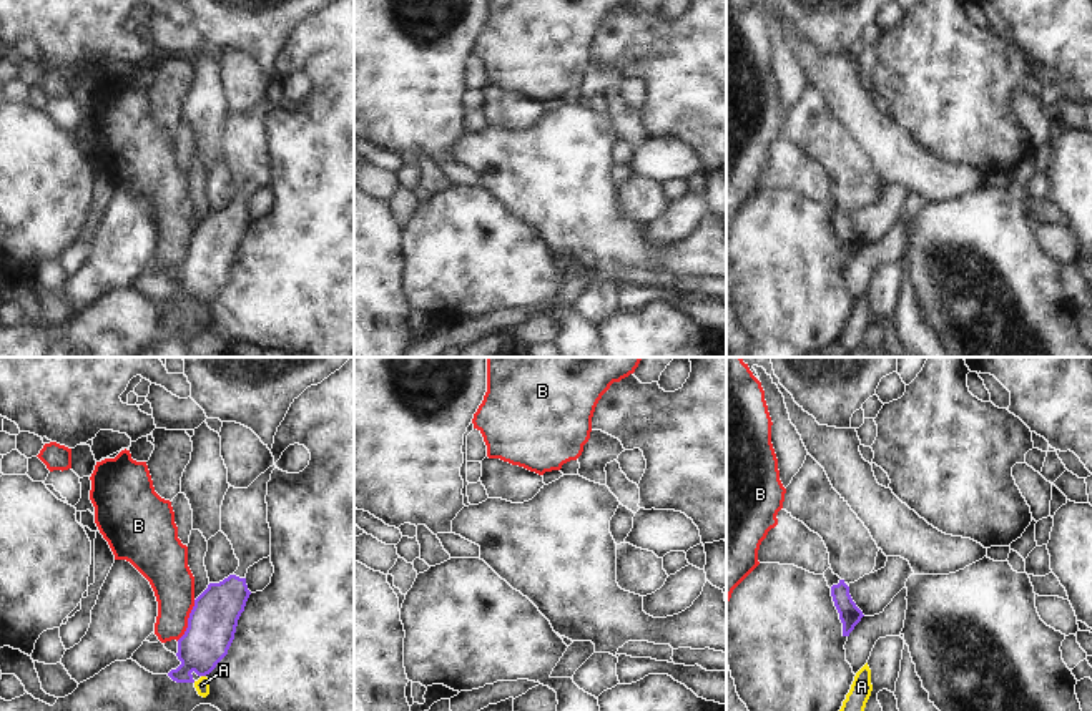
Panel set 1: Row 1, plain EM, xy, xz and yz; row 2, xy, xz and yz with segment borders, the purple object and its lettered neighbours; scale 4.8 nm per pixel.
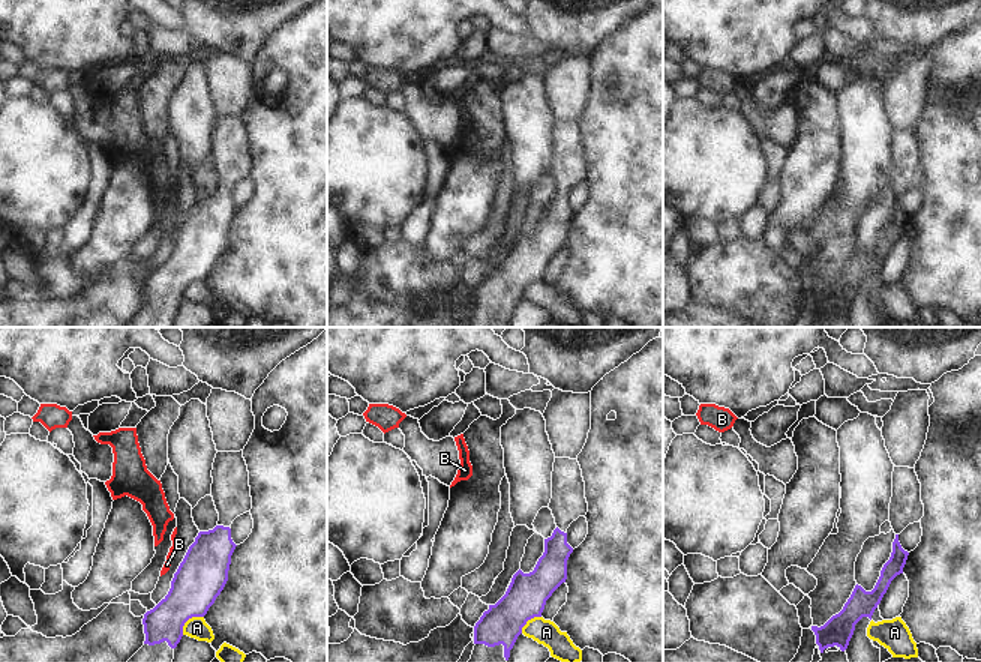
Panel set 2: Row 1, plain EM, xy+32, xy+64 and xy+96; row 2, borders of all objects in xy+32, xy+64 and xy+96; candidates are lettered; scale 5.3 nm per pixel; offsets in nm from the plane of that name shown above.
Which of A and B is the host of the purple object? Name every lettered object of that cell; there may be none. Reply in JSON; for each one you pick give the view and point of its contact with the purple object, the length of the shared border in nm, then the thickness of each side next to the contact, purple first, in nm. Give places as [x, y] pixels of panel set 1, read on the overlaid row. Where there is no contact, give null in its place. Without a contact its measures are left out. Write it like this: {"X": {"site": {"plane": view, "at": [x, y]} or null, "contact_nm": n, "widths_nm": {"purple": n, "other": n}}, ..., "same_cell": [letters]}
{"same_cell": []}

